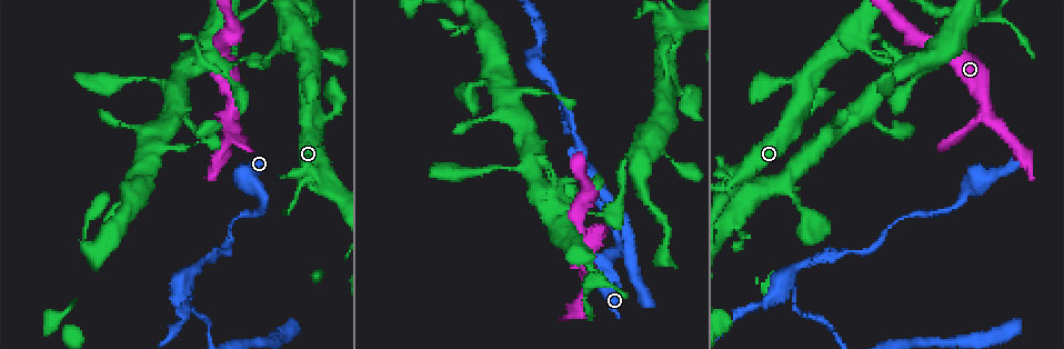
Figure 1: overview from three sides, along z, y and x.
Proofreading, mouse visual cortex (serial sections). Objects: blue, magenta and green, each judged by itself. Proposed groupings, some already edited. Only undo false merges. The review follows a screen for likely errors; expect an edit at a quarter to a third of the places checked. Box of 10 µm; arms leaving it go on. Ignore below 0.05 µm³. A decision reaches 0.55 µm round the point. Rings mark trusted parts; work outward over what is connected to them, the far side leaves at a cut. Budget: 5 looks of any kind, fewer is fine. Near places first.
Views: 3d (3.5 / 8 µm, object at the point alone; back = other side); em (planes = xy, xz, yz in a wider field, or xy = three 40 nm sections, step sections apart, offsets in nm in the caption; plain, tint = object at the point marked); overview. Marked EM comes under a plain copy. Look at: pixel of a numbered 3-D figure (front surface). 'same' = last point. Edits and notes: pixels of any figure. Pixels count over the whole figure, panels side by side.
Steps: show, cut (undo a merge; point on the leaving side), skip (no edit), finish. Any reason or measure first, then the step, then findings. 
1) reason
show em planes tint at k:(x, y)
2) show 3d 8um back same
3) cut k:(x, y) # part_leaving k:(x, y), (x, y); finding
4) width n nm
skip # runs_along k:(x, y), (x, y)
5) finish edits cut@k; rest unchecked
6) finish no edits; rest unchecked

branch point
show 3d 3.5um at 1:(610, 209)

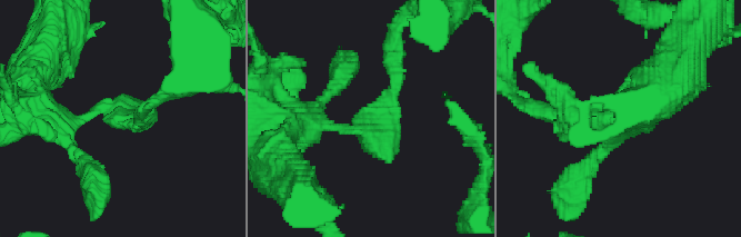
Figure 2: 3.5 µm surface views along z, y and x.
show em planes tint at 2:(126, 120)

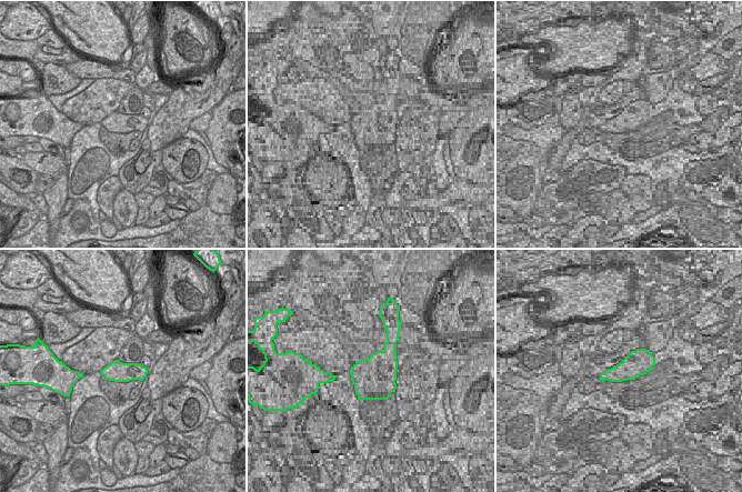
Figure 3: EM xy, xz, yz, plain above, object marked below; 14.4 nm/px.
width 300 nm
skip # runs_along 2:(396, 53), (382, 114), (351, 130), (311, 125); continuous, no second cell

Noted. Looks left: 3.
branch point
show em planes tint at 1:(989, 116)

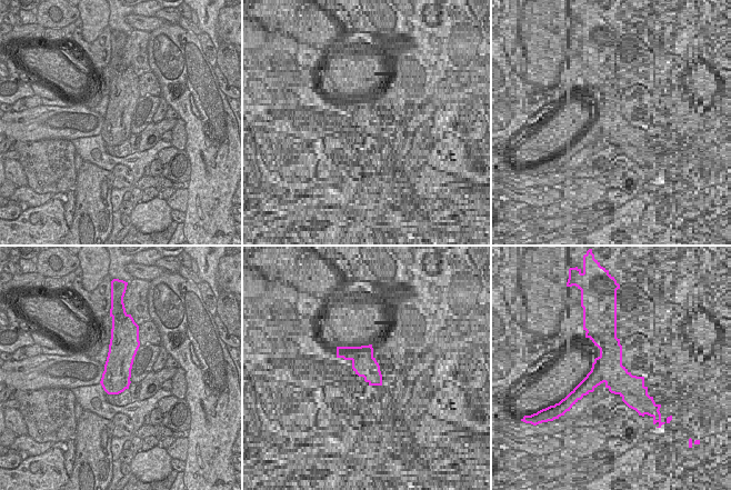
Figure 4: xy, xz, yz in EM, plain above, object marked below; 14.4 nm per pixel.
see where the arms go
show 3d 3.5um same

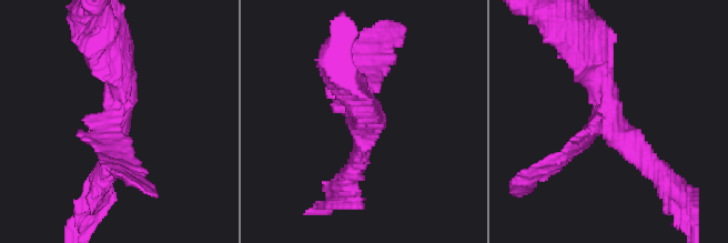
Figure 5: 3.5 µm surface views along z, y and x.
cut 5:(546, 162) # part_leaving 5:(584, 143), (538, 170), (518, 191); two cells meet here

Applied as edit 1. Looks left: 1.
finish edits cut@5; rest unchecked

